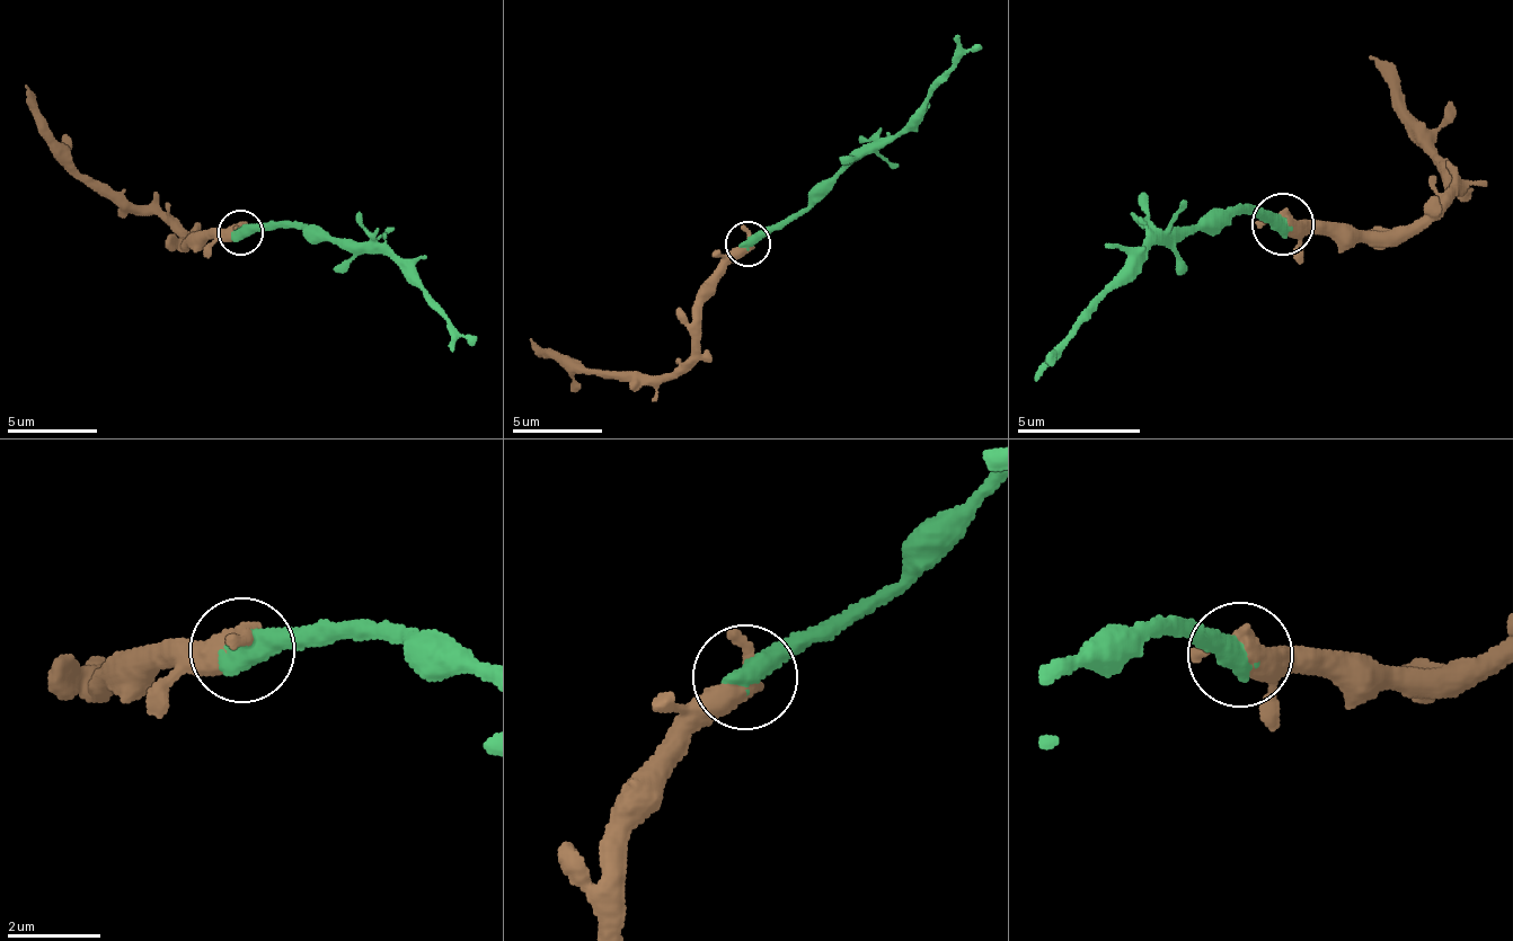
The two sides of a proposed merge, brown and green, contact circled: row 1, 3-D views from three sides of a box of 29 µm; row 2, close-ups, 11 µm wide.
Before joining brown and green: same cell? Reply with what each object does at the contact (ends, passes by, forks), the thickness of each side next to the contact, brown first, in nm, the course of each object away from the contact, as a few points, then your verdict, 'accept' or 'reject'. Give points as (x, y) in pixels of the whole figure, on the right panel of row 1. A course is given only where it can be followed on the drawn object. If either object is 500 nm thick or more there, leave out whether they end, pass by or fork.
440 nm thick on the brown side, 600 nm on the other; brown runs (1281, 219), (1371, 230), (1414, 231), (1454, 189), (1445, 161), (1368, 53); green runs (1281, 225), (1236, 205), (1183, 232), (1166, 232), (1077, 327), (1034, 379); accept

